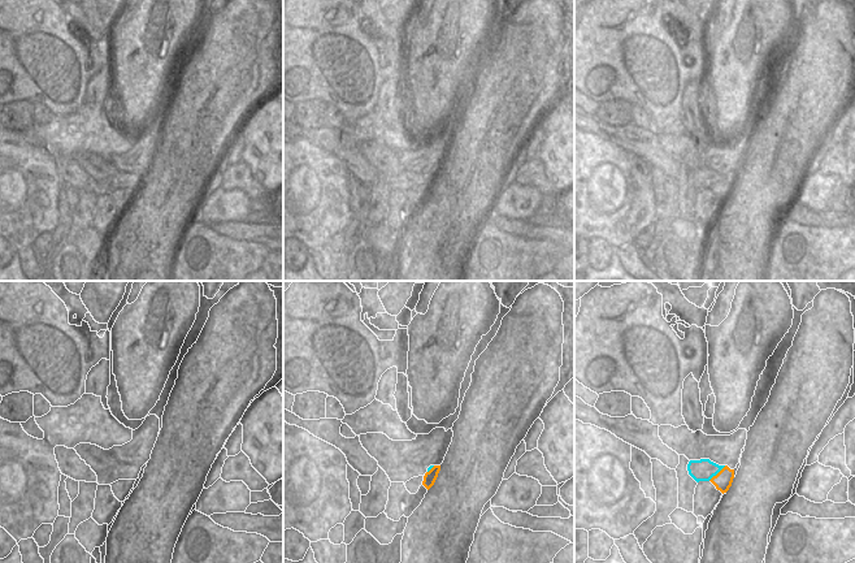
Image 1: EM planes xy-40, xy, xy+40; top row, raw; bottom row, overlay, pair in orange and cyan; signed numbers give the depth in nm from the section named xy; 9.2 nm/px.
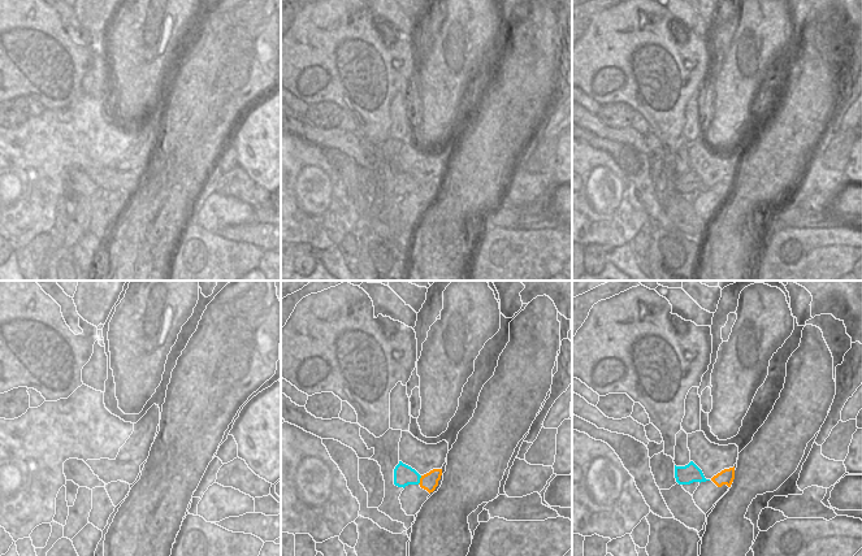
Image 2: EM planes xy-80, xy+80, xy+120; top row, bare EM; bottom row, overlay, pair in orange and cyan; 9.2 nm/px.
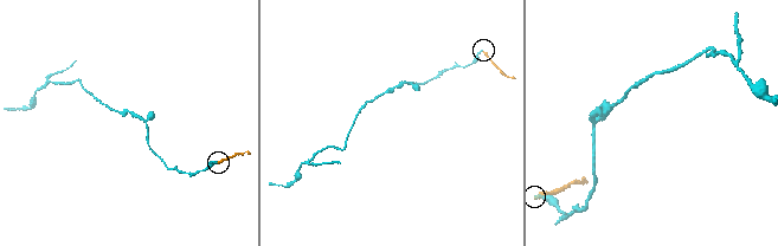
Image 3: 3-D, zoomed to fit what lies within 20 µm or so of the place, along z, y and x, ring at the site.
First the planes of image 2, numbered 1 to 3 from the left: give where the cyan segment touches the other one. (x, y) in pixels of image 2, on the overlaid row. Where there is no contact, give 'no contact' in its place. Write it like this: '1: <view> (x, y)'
1: no contact
2: xy+80 (420, 480)
3: no contact

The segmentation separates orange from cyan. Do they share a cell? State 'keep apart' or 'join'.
keep apart

